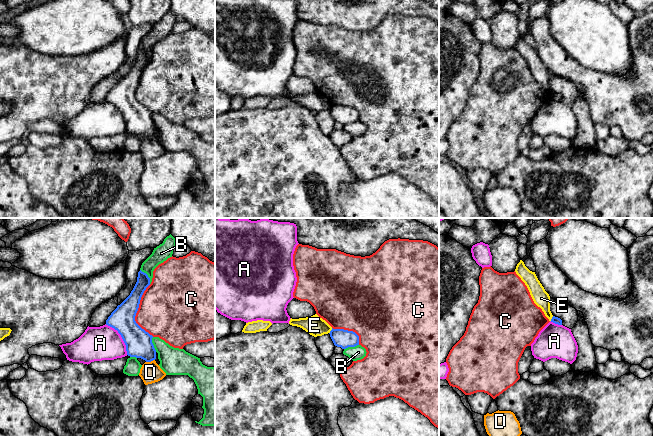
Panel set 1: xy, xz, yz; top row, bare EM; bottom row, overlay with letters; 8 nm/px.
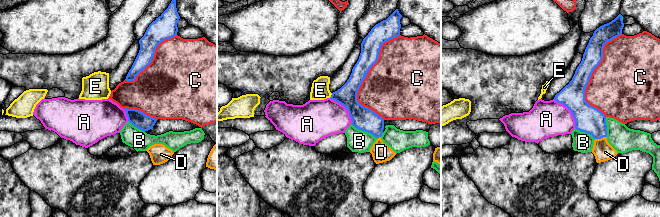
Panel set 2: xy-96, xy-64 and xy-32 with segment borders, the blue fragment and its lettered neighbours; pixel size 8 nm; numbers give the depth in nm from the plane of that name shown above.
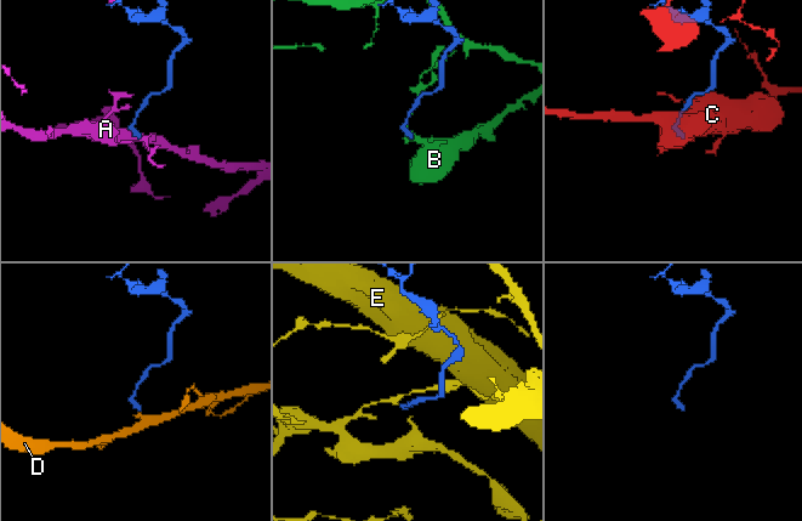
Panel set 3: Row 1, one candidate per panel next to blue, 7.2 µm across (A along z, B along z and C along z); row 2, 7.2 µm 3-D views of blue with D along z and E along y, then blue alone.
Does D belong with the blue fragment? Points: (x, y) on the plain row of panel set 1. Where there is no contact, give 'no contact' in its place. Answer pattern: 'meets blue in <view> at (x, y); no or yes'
meets blue in xy at (150, 137); yes

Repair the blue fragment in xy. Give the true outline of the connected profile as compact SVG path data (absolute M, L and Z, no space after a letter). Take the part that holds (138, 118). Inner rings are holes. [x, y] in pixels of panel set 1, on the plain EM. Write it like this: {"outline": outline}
{"outline": "M140 46L130 71L117 82L106 96L106 101L114 104L121 111L126 121L127 131L146 137L139 149L145 161L158 158L166 152L166 149L155 137L156 126L152 119L153 112L135 97L141 73L149 61L150 54Z"}

